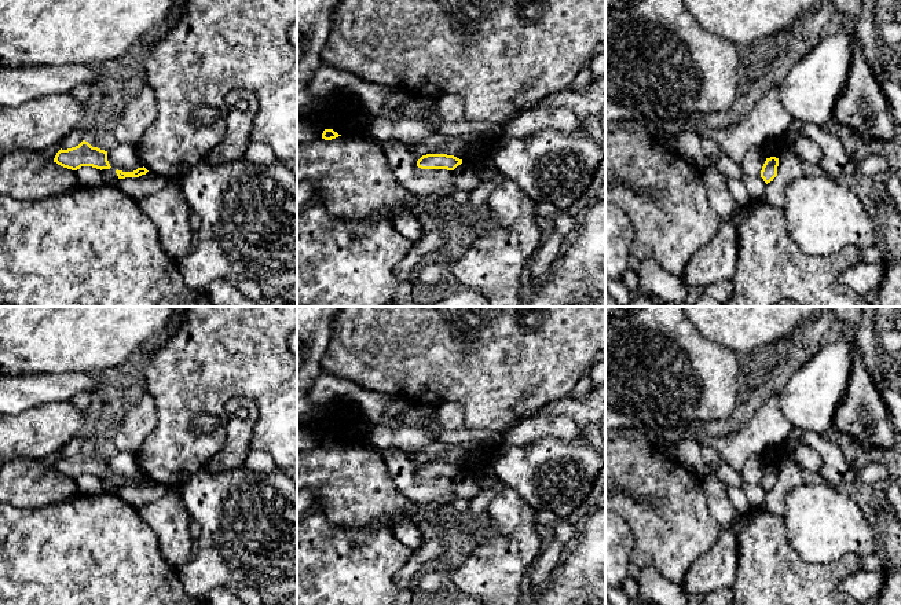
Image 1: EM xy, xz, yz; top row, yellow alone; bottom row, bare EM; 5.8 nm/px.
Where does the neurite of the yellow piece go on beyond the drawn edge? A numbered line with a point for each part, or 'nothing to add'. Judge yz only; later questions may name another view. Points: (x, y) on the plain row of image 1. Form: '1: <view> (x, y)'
nothing to add

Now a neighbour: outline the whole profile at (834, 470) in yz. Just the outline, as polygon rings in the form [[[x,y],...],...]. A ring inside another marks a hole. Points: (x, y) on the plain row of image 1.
[[[805,432],[799,441],[791,439],[783,443],[784,452],[779,462],[779,468],[795,461],[795,450],[805,444],[818,454],[821,458],[821,469],[818,476],[827,484],[853,484],[856,473],[850,469],[836,443],[825,440],[820,433]]]

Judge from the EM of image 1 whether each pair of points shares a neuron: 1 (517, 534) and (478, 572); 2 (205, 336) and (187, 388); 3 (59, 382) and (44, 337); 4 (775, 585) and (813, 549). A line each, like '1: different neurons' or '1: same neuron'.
1: same neuron
2: same neuron
3: different neurons
4: different neurons

